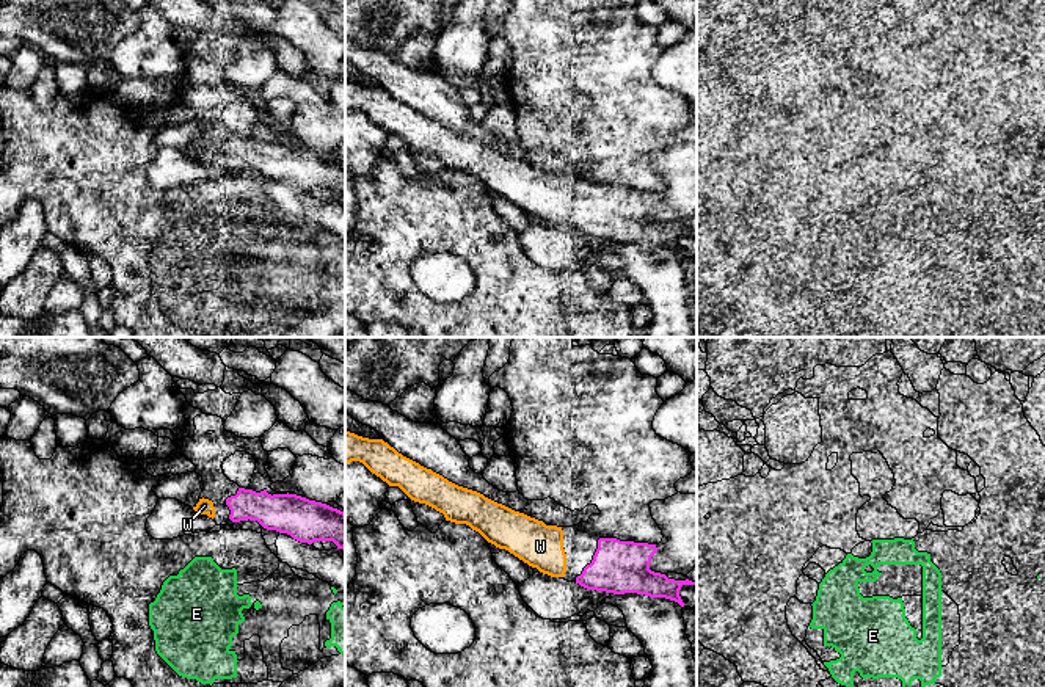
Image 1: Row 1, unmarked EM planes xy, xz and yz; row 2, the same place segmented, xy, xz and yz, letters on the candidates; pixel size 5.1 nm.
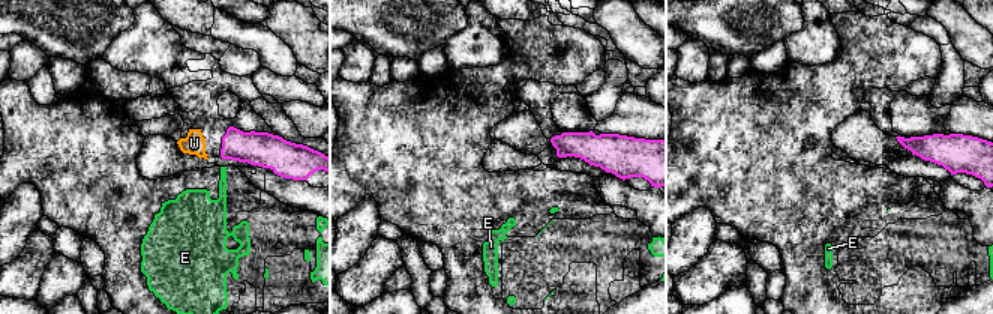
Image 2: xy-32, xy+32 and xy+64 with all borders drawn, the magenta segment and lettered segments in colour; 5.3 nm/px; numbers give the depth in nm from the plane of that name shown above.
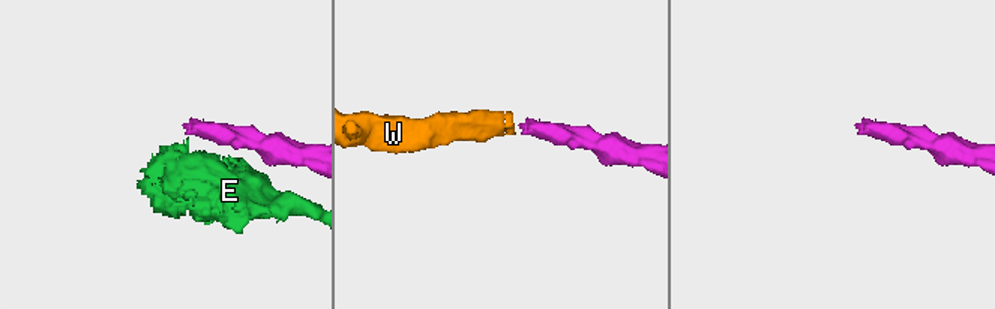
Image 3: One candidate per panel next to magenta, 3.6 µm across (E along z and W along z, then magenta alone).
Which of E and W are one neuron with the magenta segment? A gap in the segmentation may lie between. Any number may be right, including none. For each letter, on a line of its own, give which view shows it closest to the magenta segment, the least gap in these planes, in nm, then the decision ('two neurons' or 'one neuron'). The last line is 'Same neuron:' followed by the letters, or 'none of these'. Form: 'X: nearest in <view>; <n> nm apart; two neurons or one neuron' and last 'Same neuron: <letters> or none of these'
E: nearest in xy; 200 nm apart; two neurons
W: nearest in xz; 60 nm apart; one neuron
Same neuron: W

